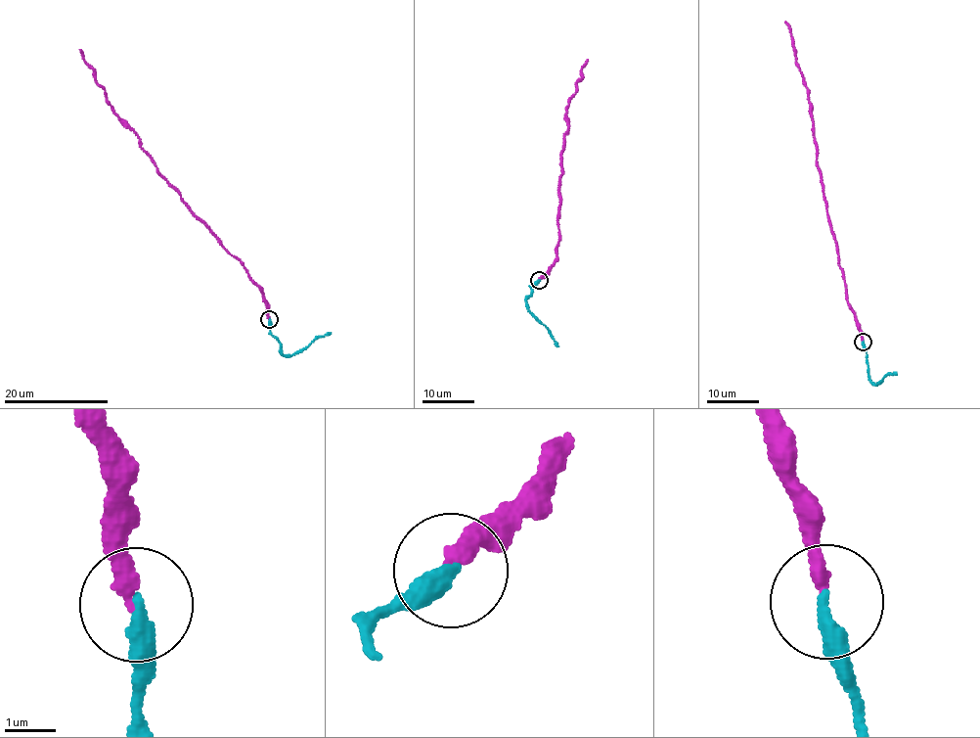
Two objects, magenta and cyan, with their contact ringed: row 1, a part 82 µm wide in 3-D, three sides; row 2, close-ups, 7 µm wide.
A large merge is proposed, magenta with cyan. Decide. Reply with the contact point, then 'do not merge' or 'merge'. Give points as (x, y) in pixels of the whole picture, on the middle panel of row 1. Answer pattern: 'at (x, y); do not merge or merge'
at (539, 280); merge

